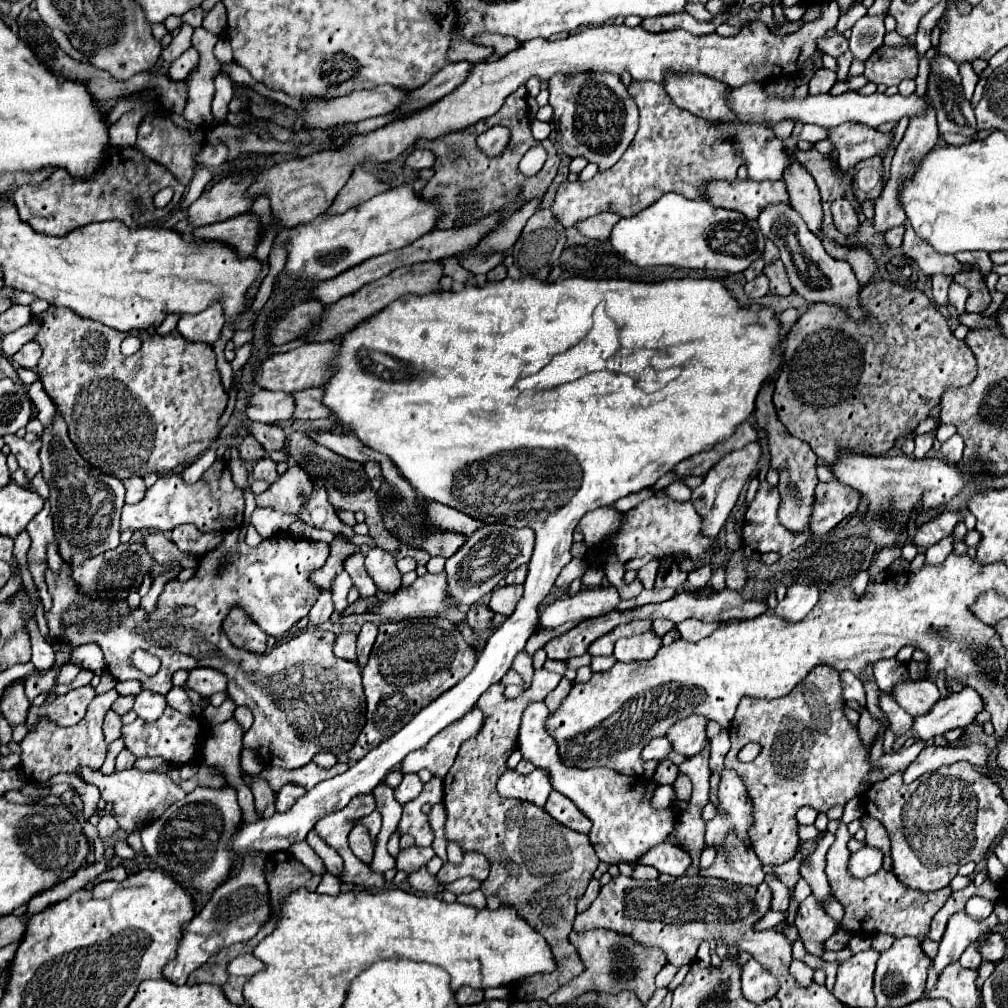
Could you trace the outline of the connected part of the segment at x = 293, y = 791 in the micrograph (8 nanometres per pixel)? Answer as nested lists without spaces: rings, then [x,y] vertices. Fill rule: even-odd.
[[[286,784],[286,786],[282,786],[280,792],[278,792],[276,810],[278,810],[278,812],[284,812],[284,810],[292,808],[294,802],[296,802],[300,796],[304,796],[304,792],[306,792],[306,790],[304,790],[302,786],[298,786],[298,784]]]

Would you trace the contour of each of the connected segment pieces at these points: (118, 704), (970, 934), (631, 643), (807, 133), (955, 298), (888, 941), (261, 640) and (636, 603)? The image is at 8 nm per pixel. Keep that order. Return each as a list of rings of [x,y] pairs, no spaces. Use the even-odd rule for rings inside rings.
[[[118,696],[118,700],[112,704],[112,710],[116,714],[126,714],[134,706],[134,696]]]
[[[964,910],[956,912],[950,916],[946,932],[940,940],[940,948],[938,948],[938,956],[934,958],[934,968],[936,972],[942,972],[944,966],[948,966],[950,962],[958,962],[960,954],[978,940],[980,934],[986,934],[988,930],[992,930],[998,924],[998,918],[993,912],[984,920],[974,920],[970,918]]]
[[[646,632],[632,638],[620,638],[614,648],[614,658],[618,662],[650,660],[656,656],[658,648],[660,648],[660,638],[654,632]]]
[[[804,126],[804,128],[800,130],[800,140],[812,142],[812,144],[822,142],[822,140],[826,140],[826,138],[828,138],[828,132],[826,132],[824,128],[818,128],[818,126]]]
[[[954,280],[951,282],[948,289],[948,299],[960,314],[965,313],[965,304],[968,296],[969,291],[966,288],[960,286]]]
[[[876,934],[873,936],[872,948],[878,952],[883,952],[888,950],[895,940],[896,938],[889,934]]]
[[[234,608],[228,618],[224,620],[224,632],[234,646],[242,650],[252,650],[254,654],[264,654],[266,648],[266,634],[256,626],[244,610]]]
[[[662,588],[659,590],[644,589],[639,596],[629,600],[622,600],[615,608],[615,611],[623,612],[625,610],[637,608],[649,603],[660,603],[671,599],[676,594],[672,588]]]

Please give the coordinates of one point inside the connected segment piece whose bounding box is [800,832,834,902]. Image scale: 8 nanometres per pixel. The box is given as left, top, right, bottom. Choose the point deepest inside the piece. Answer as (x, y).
(812, 870)

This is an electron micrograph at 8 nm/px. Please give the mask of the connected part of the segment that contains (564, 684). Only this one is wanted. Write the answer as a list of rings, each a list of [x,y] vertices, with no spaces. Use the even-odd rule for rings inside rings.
[[[562,678],[562,682],[546,696],[548,708],[550,708],[550,710],[556,710],[556,708],[560,706],[560,702],[564,700],[564,696],[570,692],[570,688],[572,688],[572,682],[568,682],[566,678]]]

